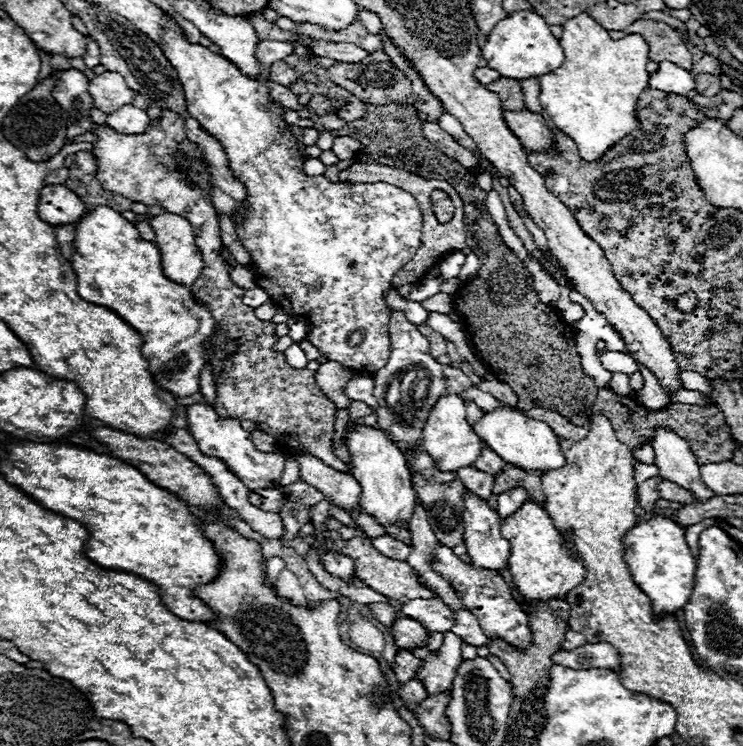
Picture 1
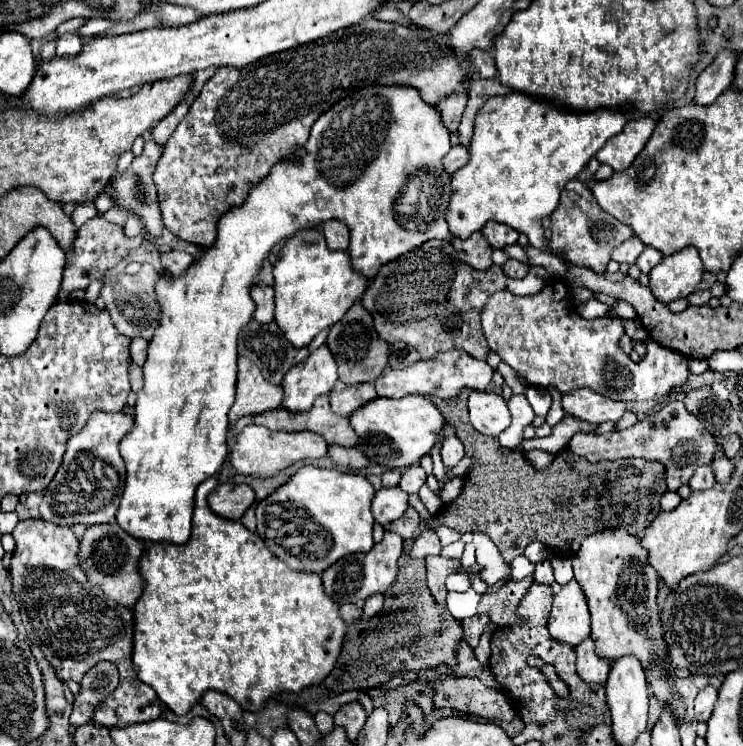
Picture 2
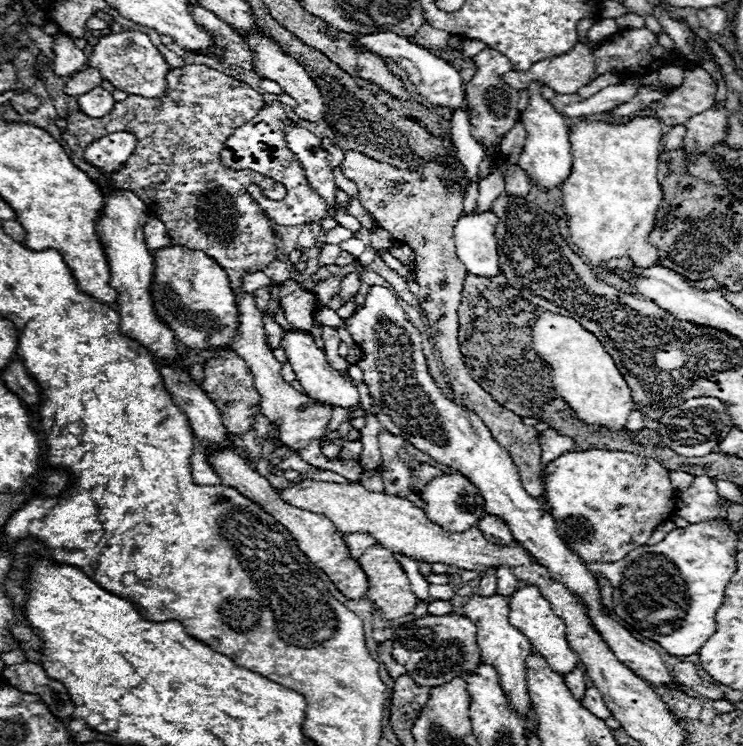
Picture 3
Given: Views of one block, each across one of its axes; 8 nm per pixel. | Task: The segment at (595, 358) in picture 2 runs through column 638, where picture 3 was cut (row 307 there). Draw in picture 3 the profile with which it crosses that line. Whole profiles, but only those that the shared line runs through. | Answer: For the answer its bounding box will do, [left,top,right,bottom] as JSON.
[344,286,676,684]

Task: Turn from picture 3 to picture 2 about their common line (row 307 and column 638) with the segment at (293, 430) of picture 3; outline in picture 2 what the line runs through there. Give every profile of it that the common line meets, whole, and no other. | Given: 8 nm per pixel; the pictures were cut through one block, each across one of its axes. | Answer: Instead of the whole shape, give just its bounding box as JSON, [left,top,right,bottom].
[612,236,644,264]

